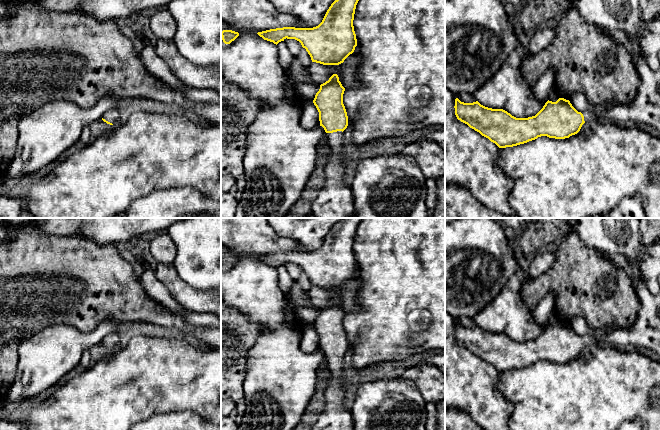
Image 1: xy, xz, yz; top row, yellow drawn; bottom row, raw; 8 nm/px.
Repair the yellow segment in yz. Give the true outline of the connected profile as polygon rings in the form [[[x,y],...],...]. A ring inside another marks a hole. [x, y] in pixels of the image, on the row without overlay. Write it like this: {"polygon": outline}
{"polygon": [[[641,275],[640,284],[635,289],[635,291],[639,301],[639,310],[637,313],[637,318],[635,323],[629,328],[609,329],[609,330],[604,330],[600,332],[591,331],[587,335],[581,337],[581,336],[578,336],[572,330],[569,324],[566,324],[564,322],[559,322],[556,326],[552,326],[548,324],[543,330],[543,332],[535,340],[528,341],[528,342],[516,342],[503,333],[488,332],[481,329],[478,325],[473,327],[464,327],[464,326],[461,326],[458,322],[456,322],[455,330],[454,330],[455,339],[458,344],[467,348],[470,352],[479,356],[482,360],[488,362],[491,366],[495,367],[499,372],[517,370],[517,369],[535,364],[541,360],[547,360],[549,362],[555,362],[555,363],[569,362],[570,360],[577,358],[585,346],[589,347],[592,344],[599,345],[601,342],[607,342],[607,343],[613,344],[616,347],[621,349],[627,349],[627,348],[634,349],[636,347],[645,347],[660,355],[660,318],[659,318],[660,289],[658,294],[656,295],[652,294],[648,288],[647,280]]]}

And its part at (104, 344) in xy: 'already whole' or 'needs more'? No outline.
needs more

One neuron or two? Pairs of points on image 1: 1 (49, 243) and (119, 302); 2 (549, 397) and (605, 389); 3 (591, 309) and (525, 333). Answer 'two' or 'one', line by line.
1: one
2: one
3: two

